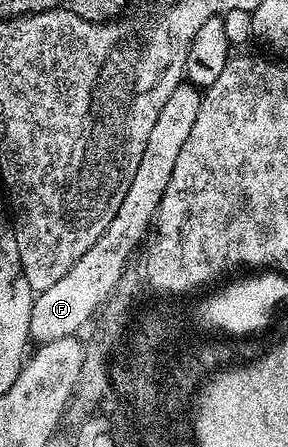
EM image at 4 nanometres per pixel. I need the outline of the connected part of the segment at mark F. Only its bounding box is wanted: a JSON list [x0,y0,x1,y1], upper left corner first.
[28,83,201,346]

